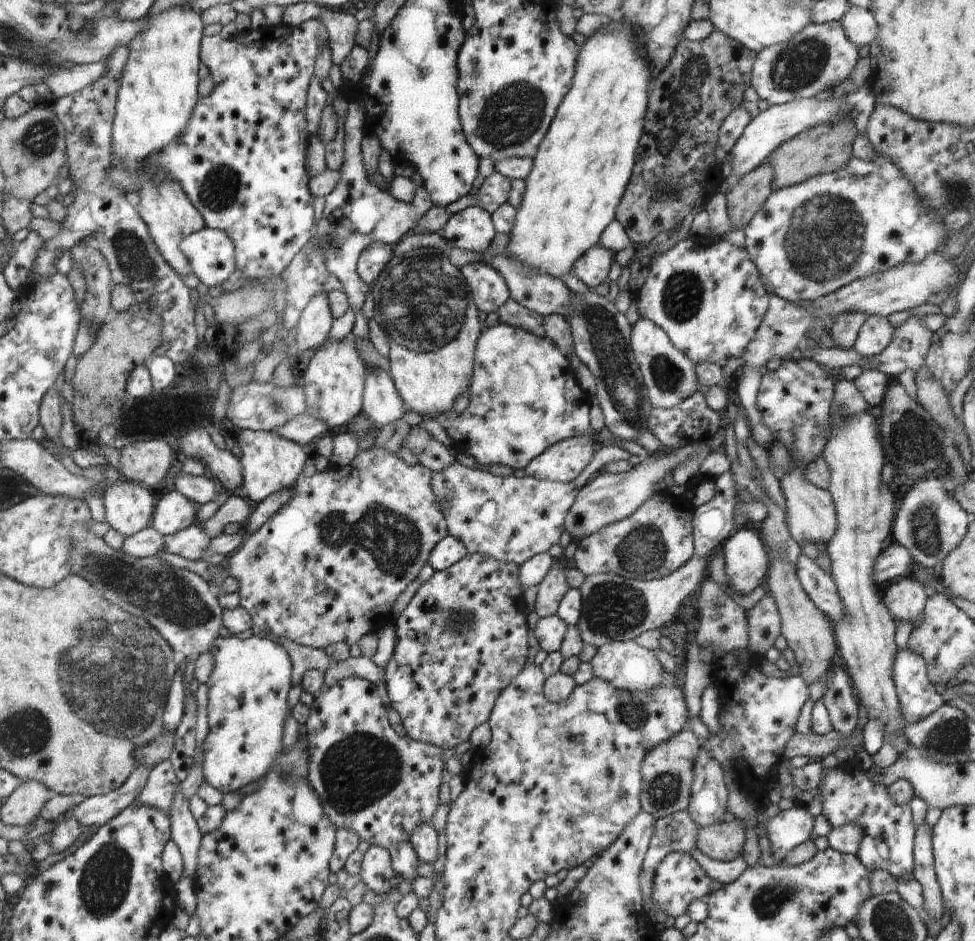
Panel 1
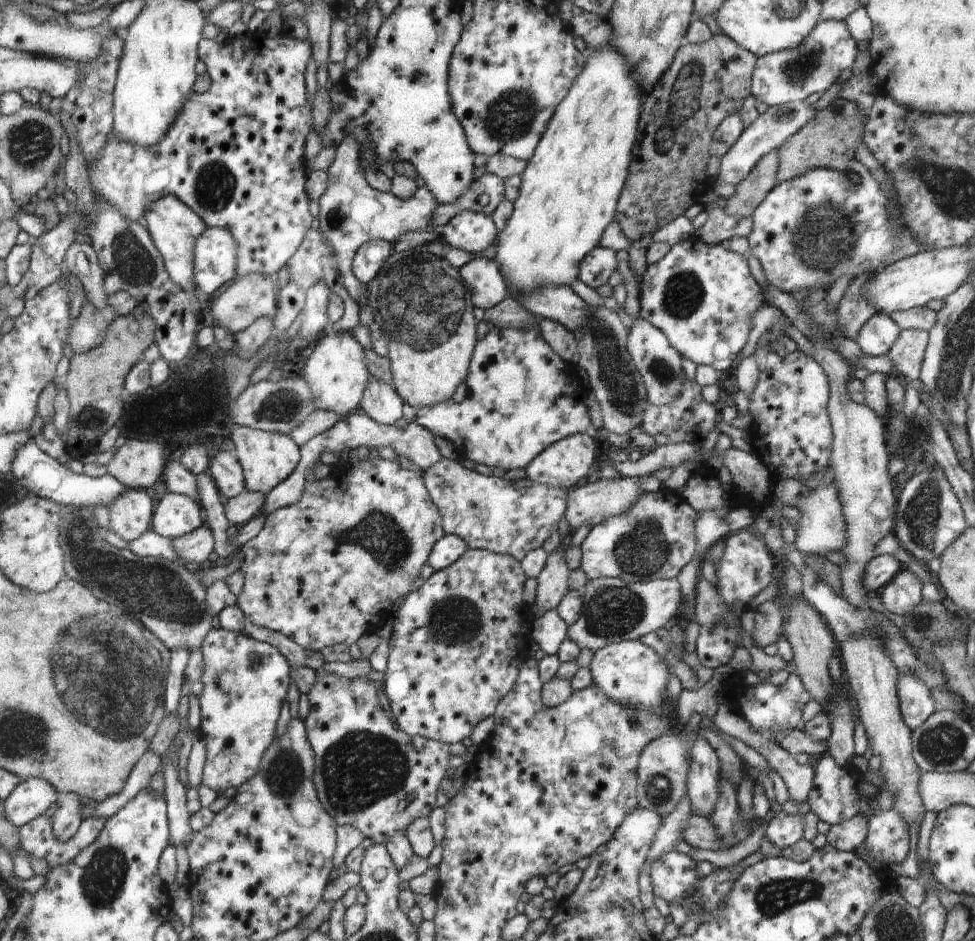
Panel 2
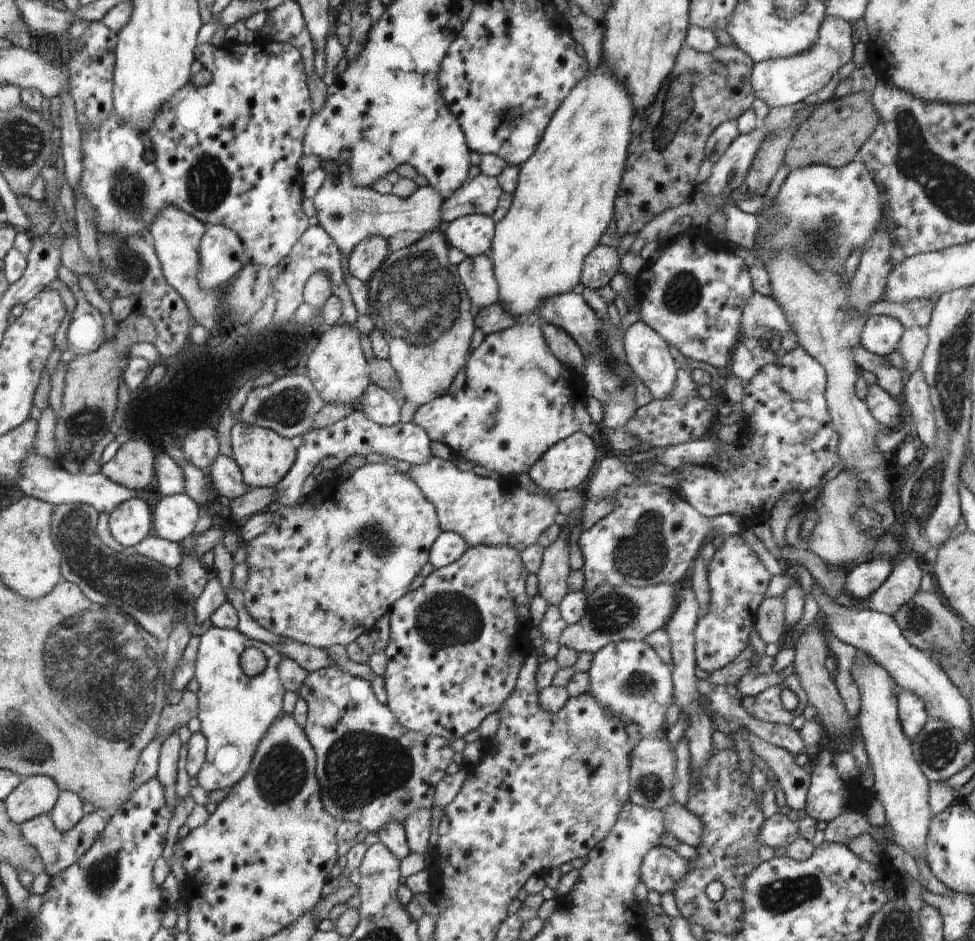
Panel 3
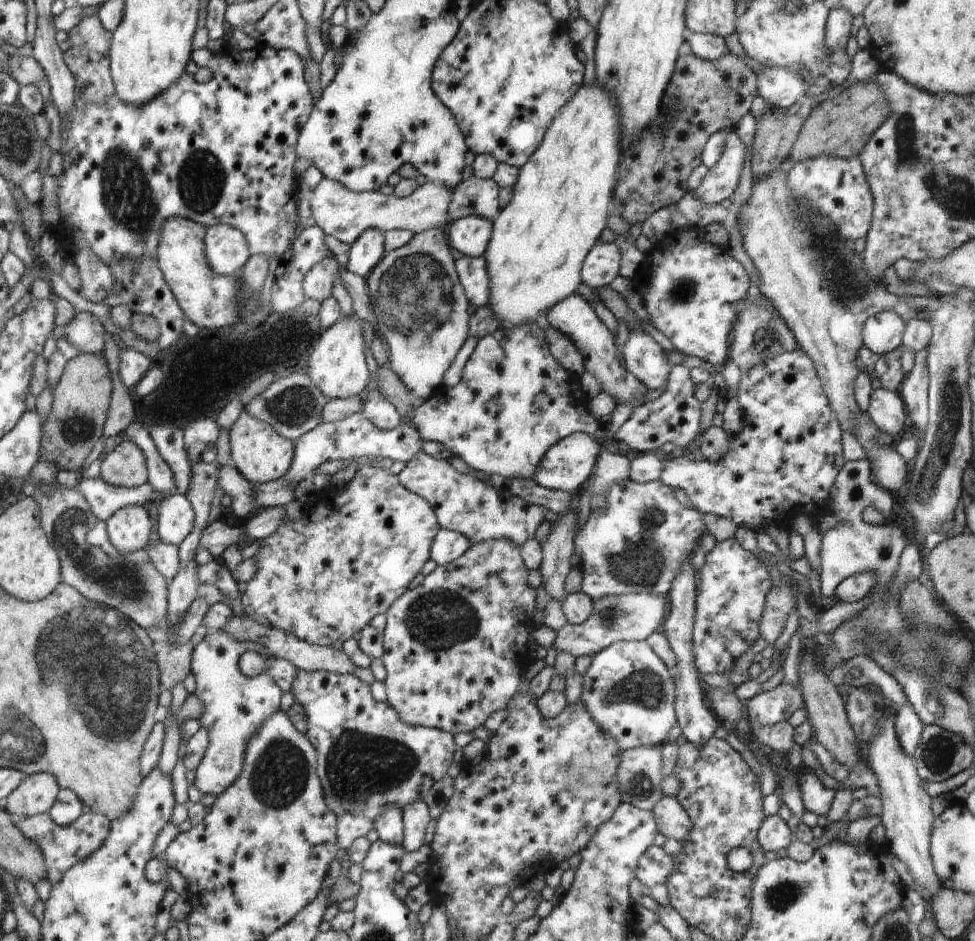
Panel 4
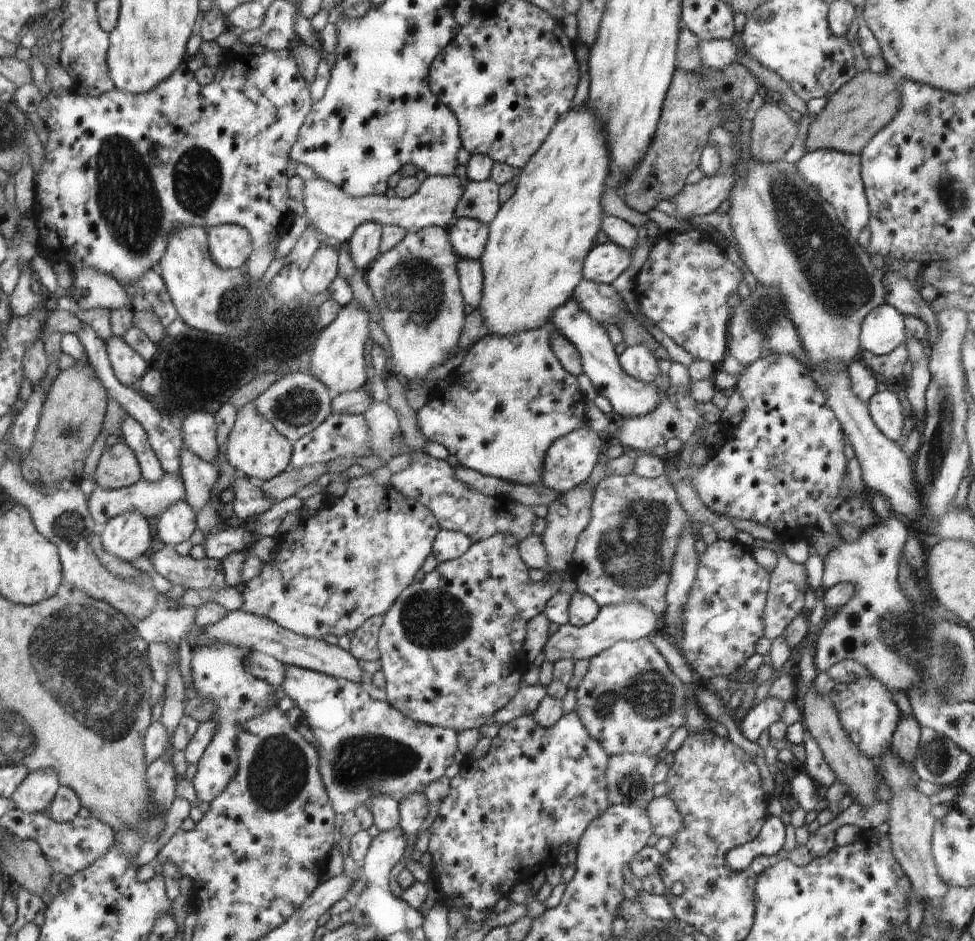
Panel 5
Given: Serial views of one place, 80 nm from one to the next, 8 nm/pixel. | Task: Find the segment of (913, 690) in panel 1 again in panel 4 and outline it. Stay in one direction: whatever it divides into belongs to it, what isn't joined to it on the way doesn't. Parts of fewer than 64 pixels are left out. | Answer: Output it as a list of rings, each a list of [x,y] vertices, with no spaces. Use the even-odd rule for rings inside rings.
[[[913,705],[897,707],[896,734],[900,739],[900,744],[905,750],[905,754],[912,757],[920,744],[920,735],[922,734],[924,723]]]

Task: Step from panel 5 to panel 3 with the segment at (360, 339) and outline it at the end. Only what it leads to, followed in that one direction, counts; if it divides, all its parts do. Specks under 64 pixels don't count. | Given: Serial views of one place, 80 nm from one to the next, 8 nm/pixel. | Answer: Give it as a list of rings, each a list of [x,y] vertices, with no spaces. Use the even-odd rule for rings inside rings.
[[[340,323],[329,327],[320,335],[318,344],[309,354],[305,374],[325,403],[354,406],[354,400],[369,388],[371,376],[368,376],[368,367],[361,336],[356,334],[352,325]]]

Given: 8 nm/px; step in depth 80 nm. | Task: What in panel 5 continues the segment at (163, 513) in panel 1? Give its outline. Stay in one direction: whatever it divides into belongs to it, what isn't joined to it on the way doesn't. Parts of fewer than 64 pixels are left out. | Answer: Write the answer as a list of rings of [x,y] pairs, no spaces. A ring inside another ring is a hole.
[[[186,501],[174,504],[158,520],[158,536],[168,547],[187,541],[196,528],[196,510]]]

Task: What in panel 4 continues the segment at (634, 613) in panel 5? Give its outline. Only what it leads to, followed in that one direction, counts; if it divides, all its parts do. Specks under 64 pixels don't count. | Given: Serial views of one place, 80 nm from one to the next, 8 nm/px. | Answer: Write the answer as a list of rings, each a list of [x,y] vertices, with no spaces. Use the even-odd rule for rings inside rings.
[[[626,593],[625,595],[610,595],[601,599],[593,600],[593,613],[579,625],[566,623],[557,630],[553,647],[555,651],[572,654],[578,657],[594,656],[601,650],[608,648],[618,641],[641,641],[654,630],[658,630],[660,622],[664,620],[664,608],[666,600],[658,595],[644,593]]]

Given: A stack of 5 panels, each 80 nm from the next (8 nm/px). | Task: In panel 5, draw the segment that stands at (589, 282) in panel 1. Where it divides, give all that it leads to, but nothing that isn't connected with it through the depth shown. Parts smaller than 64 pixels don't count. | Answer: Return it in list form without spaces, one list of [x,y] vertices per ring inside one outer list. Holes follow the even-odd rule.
[[[606,243],[594,246],[592,252],[585,260],[585,277],[592,282],[605,285],[612,283],[612,280],[622,274],[630,266],[630,252],[625,247]]]

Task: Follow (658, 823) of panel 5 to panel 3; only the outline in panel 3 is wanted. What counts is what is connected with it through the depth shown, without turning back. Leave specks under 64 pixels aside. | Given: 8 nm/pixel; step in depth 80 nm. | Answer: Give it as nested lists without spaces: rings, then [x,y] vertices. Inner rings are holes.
[[[670,803],[664,811],[665,832],[690,846],[700,844],[703,826],[701,820],[685,806]]]

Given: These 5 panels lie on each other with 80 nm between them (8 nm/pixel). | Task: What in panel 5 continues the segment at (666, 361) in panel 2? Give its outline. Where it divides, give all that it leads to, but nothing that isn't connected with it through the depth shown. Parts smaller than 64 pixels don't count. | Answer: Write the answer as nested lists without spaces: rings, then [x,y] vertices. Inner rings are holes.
[[[646,345],[626,347],[619,354],[621,367],[632,377],[639,381],[651,383],[658,374],[656,357],[650,354]]]

